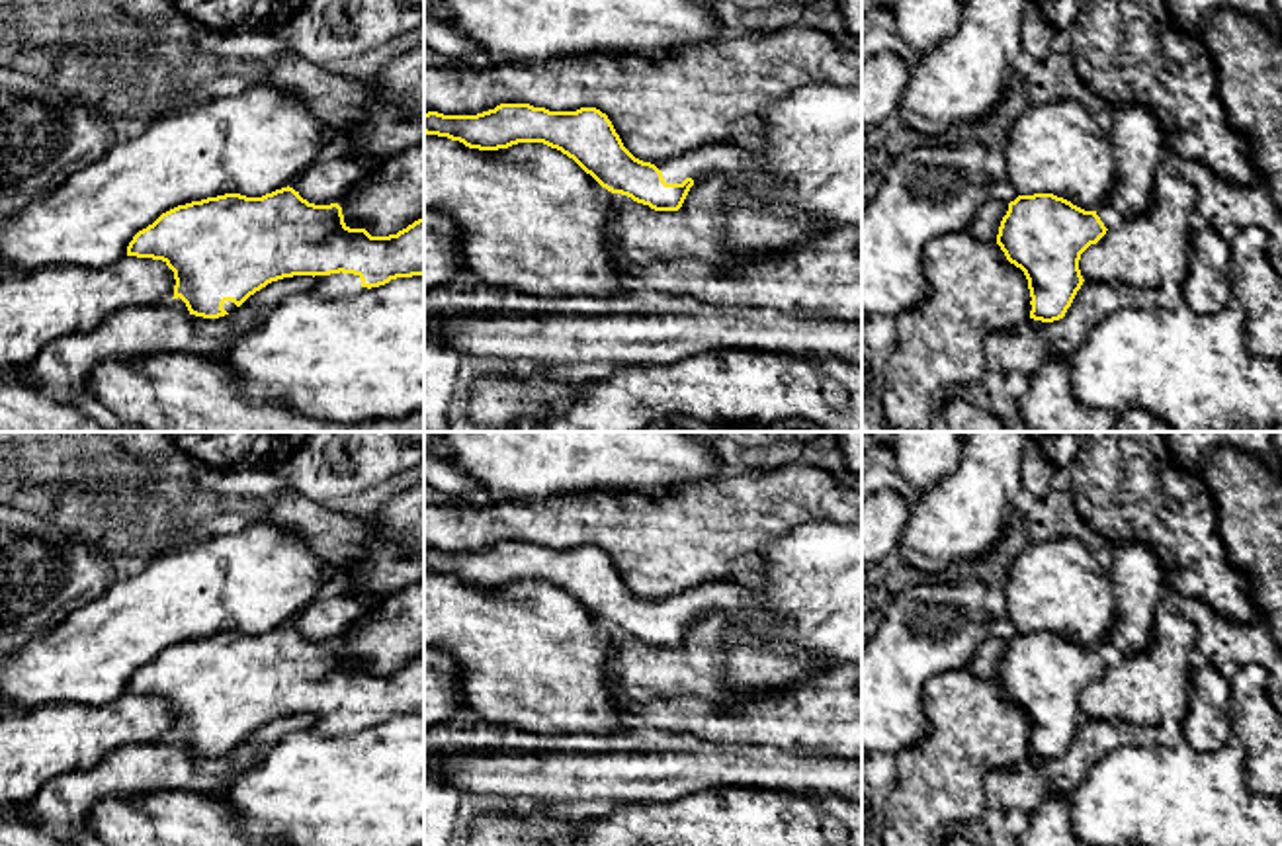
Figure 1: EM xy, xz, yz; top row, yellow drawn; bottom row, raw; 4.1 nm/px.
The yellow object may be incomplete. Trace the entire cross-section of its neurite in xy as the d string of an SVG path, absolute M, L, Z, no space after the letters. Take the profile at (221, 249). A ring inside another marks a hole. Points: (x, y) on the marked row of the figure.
M289 186L262 197L225 193L162 213L133 236L127 256L162 260L174 272L172 299L180 297L190 315L219 318L283 277L313 275L311 293L348 297L362 287L424 275L424 217L397 234L371 236L365 229L350 229L338 203L309 203Z

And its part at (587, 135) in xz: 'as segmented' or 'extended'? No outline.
extended

